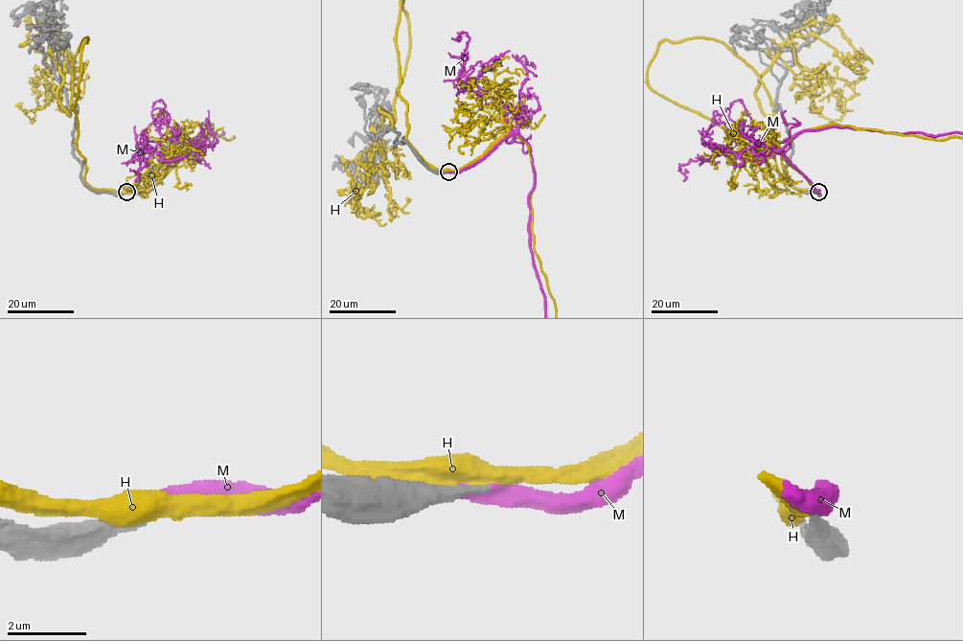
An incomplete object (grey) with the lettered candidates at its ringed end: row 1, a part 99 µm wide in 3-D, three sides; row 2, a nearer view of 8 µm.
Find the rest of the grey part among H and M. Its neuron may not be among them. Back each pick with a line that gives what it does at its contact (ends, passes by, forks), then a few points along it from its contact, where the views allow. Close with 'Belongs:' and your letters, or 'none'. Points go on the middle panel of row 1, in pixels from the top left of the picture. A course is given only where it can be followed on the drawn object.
M: It ends there
Belongs: M

